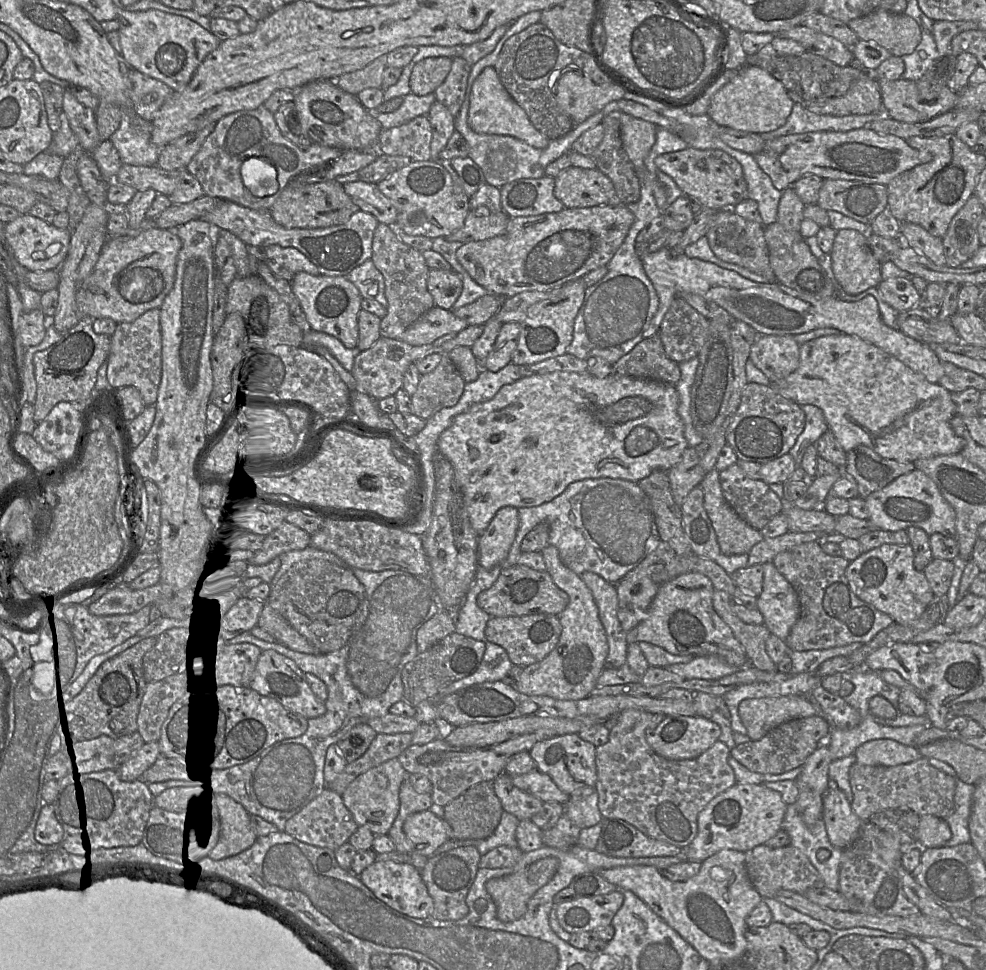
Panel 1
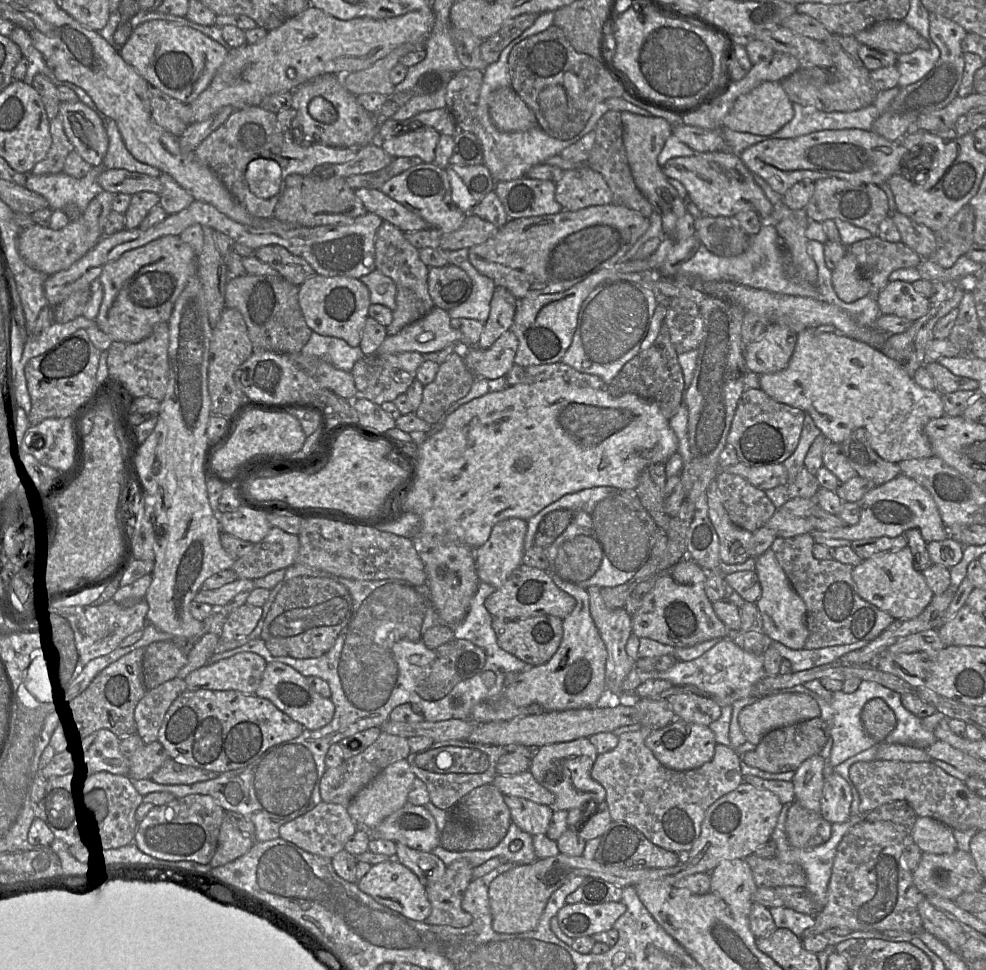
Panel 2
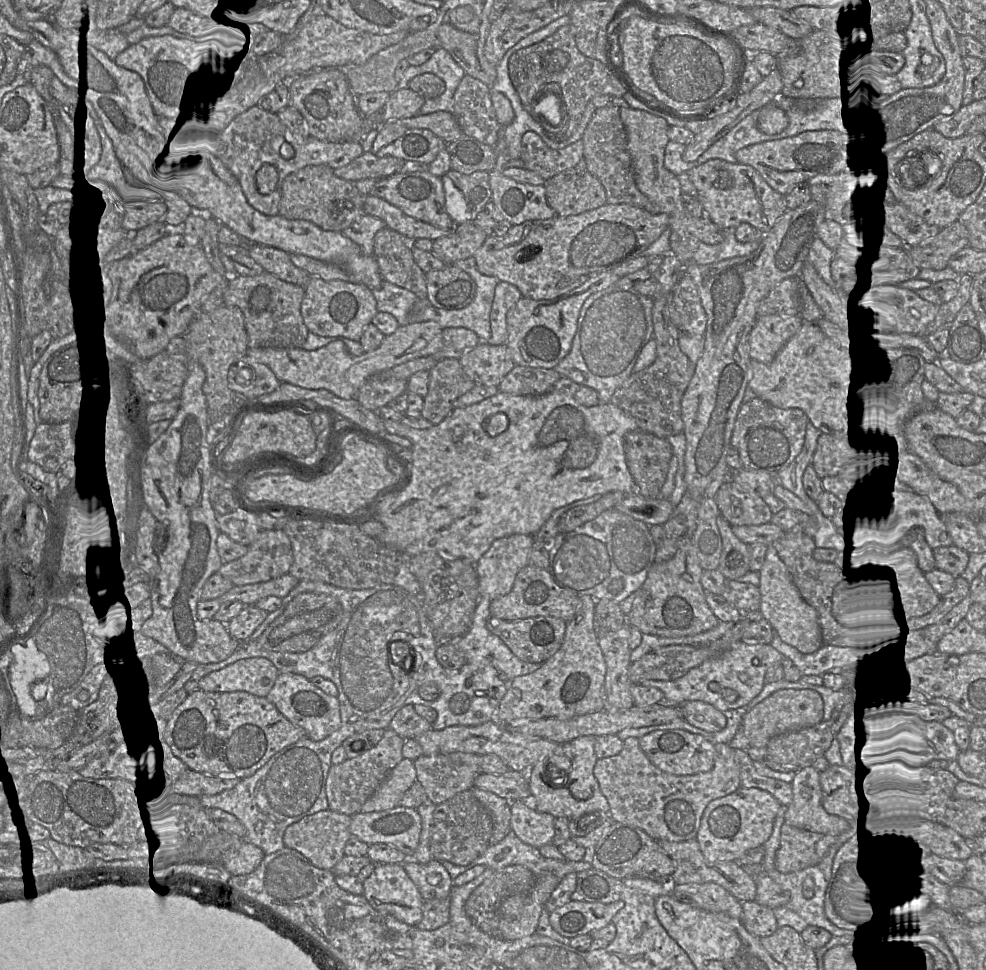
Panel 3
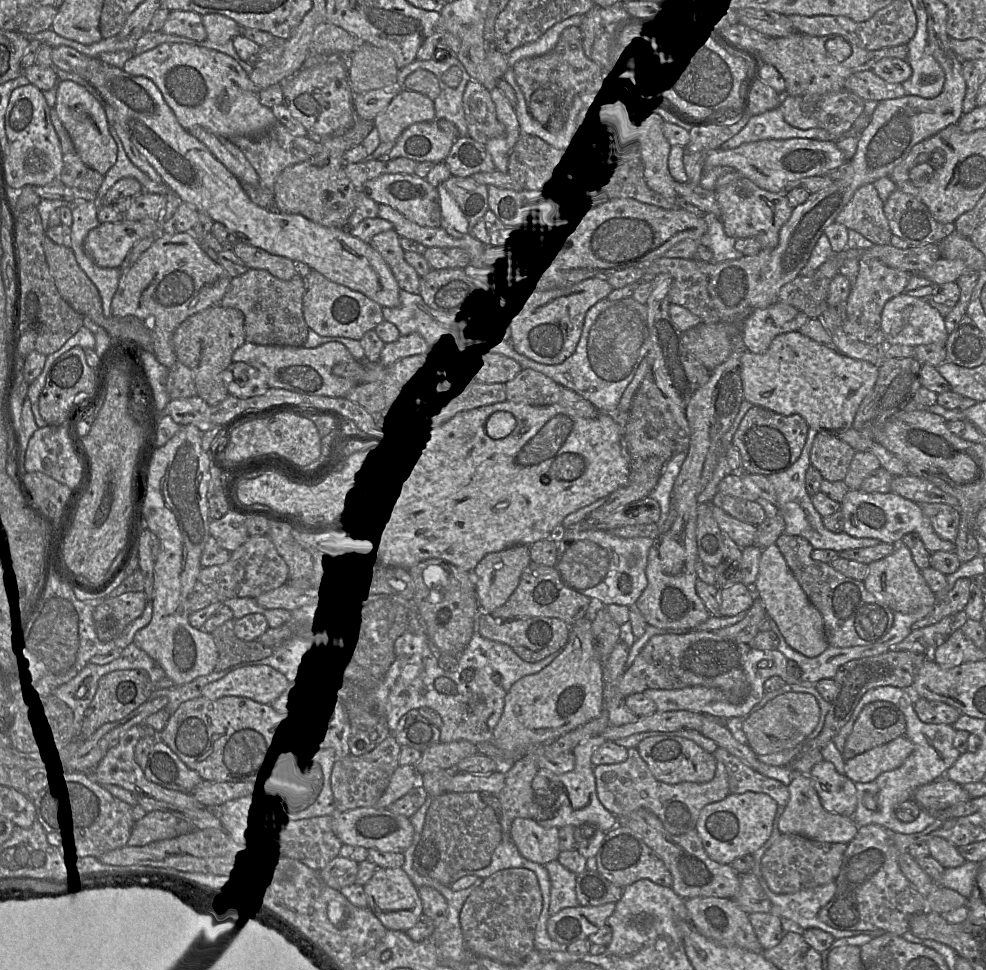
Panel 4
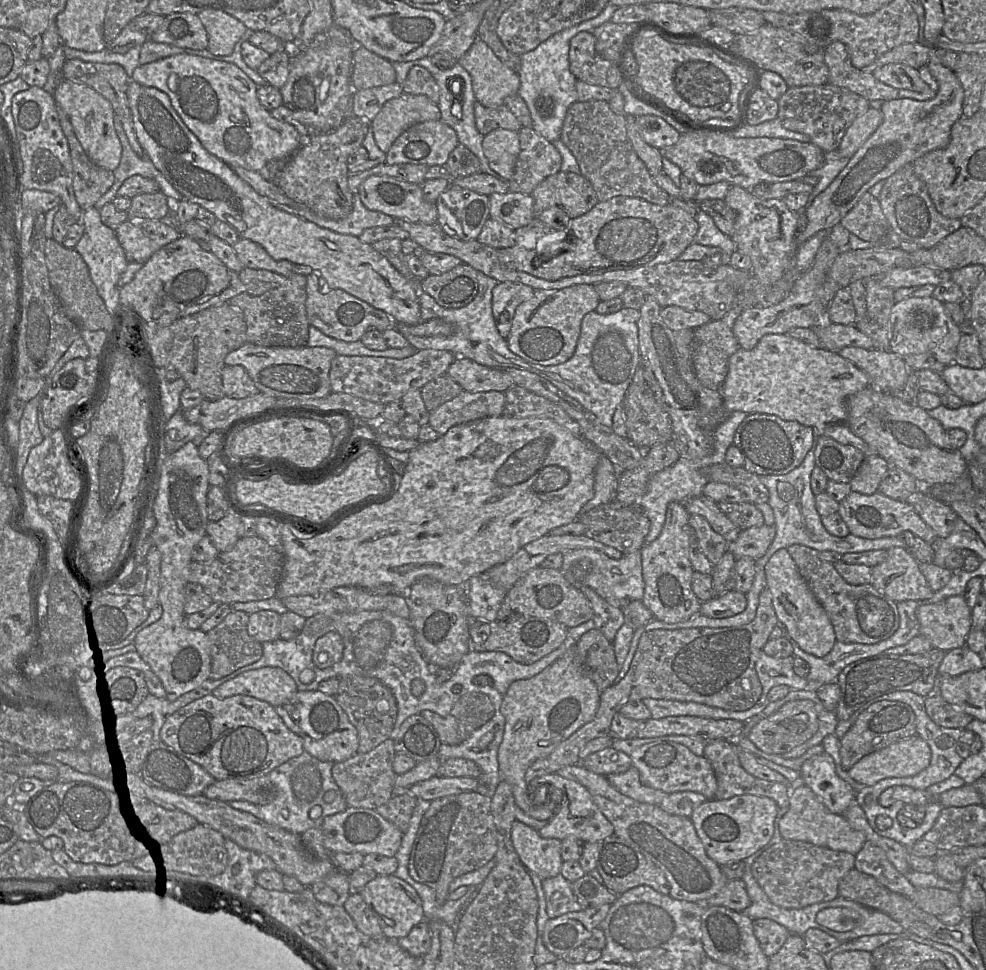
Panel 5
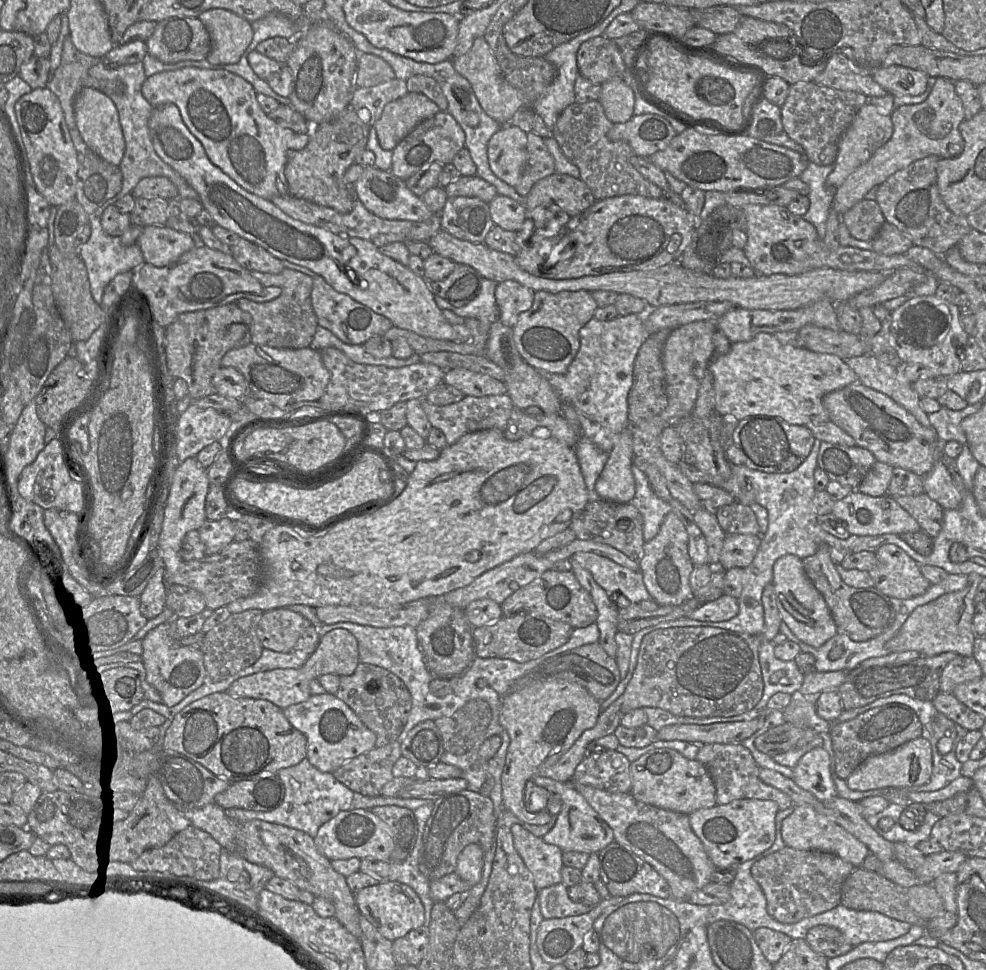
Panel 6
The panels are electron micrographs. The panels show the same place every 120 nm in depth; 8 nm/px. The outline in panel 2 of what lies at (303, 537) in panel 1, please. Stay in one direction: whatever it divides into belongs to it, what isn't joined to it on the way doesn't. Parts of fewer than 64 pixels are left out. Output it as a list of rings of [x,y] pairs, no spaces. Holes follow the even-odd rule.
[[[271,527],[268,534],[245,556],[235,560],[231,569],[238,578],[255,579],[286,569],[296,561],[299,537],[278,527]]]

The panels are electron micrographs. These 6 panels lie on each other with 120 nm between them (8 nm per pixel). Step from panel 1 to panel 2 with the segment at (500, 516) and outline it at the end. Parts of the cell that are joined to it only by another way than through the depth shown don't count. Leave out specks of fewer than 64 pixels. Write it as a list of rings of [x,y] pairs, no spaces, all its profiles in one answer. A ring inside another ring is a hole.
[[[508,518],[495,524],[489,539],[475,549],[480,582],[500,588],[512,572],[523,564],[527,521]]]

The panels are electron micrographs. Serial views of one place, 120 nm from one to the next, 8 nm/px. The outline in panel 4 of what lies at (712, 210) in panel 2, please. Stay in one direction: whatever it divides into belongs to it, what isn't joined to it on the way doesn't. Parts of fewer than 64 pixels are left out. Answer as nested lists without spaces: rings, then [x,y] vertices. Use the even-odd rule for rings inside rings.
[[[738,171],[719,177],[713,192],[720,207],[720,220],[727,236],[735,239],[755,238],[760,243],[761,250],[772,250],[778,245],[779,231],[793,210],[784,193],[766,191]]]

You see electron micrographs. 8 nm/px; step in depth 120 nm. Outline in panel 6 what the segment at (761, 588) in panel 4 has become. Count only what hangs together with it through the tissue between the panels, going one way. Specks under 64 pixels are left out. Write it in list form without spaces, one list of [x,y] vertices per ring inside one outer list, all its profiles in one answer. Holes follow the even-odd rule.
[[[786,554],[777,559],[773,566],[772,583],[782,620],[802,642],[817,648],[837,634],[837,627],[827,603],[806,575],[800,558]]]

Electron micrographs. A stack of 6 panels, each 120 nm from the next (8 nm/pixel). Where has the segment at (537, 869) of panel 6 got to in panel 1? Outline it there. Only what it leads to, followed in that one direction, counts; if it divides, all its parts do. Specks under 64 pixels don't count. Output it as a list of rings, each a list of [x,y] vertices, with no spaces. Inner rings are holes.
[[[501,773],[493,781],[493,789],[504,811],[511,813],[518,820],[531,820],[542,807],[543,802],[533,795],[513,785],[512,776]]]

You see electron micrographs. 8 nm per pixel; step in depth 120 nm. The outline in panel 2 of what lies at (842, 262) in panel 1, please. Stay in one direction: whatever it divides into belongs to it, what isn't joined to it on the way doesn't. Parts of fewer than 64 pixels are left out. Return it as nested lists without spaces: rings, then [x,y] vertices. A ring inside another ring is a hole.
[[[846,253],[832,270],[832,285],[840,299],[853,302],[871,291],[869,280],[860,271],[857,261]]]

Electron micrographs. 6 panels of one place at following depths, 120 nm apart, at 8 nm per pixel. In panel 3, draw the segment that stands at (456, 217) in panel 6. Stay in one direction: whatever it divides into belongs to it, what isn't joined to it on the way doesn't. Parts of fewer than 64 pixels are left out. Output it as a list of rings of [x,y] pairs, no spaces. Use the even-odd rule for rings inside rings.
[[[451,169],[446,175],[463,194],[474,219],[492,199],[490,173],[477,171],[472,174],[462,174]]]

